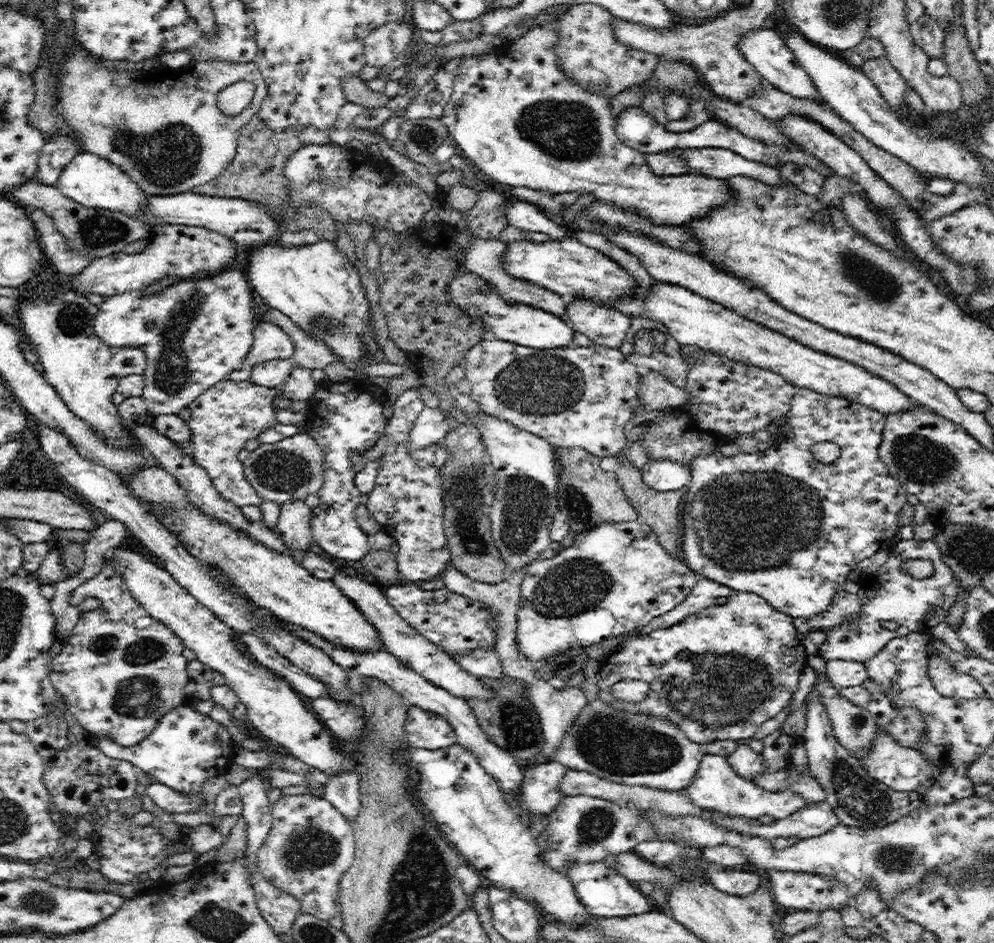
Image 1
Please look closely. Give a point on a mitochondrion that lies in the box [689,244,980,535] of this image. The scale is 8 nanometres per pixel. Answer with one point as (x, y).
(922, 459)

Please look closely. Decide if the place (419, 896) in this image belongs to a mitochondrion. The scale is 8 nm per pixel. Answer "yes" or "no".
yes

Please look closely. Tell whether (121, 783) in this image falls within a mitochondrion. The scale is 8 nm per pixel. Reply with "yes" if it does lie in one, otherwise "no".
no

